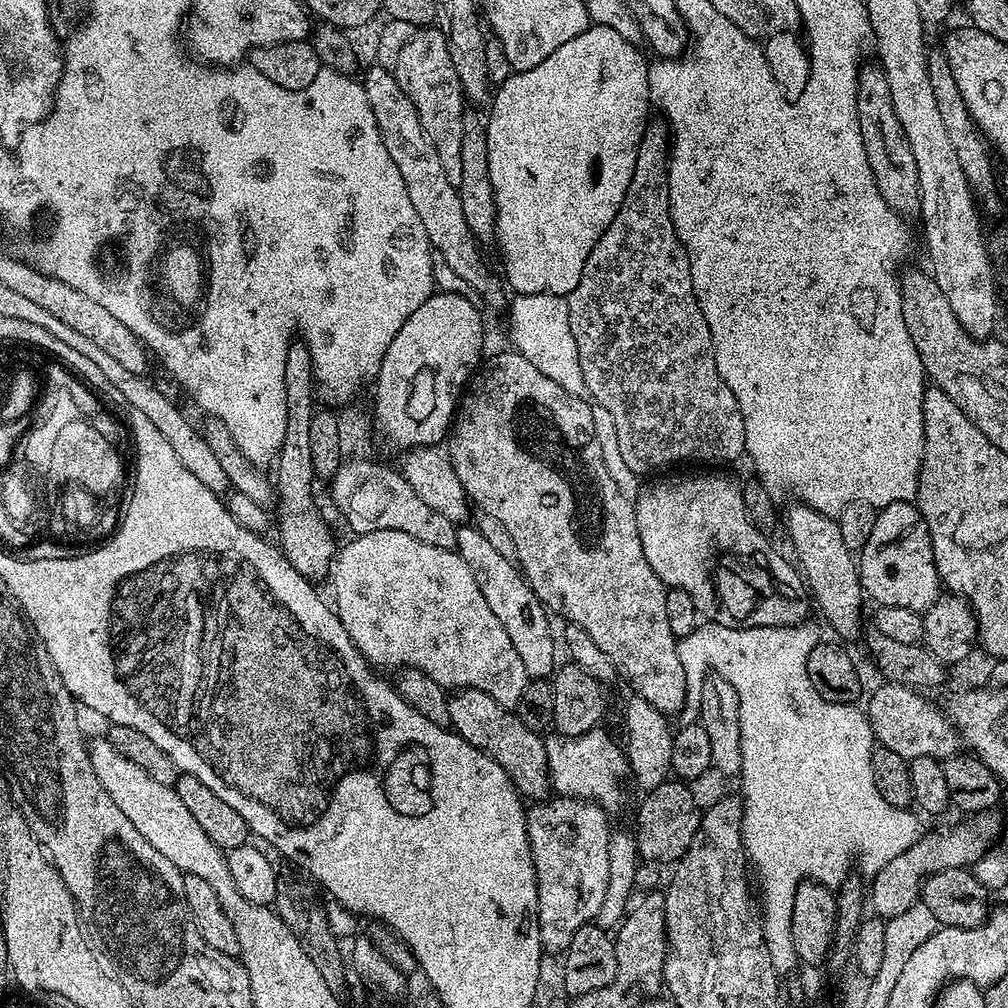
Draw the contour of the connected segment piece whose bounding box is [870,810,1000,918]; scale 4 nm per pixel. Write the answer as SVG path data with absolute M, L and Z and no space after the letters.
M991 811L975 813L965 824L956 824L953 828L944 828L941 832L926 832L921 835L910 850L902 850L898 858L893 858L887 866L870 880L870 908L875 915L891 918L910 910L921 899L924 880L935 872L949 870L951 867L963 868L975 865L997 843L996 835L1000 824L992 817Z

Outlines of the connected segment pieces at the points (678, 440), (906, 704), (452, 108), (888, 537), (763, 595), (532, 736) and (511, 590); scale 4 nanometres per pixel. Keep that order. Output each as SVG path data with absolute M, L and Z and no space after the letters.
M664 122L649 123L638 146L634 178L630 178L626 198L622 198L622 206L618 214L614 214L614 222L610 222L602 238L598 238L594 250L590 250L590 258L586 258L586 266L582 266L582 278L578 278L578 286L574 286L574 290L566 297L570 310L570 334L574 334L574 342L578 346L578 366L582 366L582 378L588 387L587 395L599 407L610 410L610 418L614 418L614 434L618 434L618 450L622 450L622 462L626 462L629 472L635 472L641 478L647 477L647 472L659 473L661 470L671 469L668 468L671 464L680 464L683 460L701 460L704 463L701 465L704 466L724 466L720 464L728 464L739 456L743 457L746 446L746 422L742 418L742 410L738 410L734 394L730 394L730 386L726 386L726 382L722 382L718 374L710 326L706 326L706 318L700 309L700 297L694 294L690 258L686 254L683 242L676 237L672 215L666 206L666 165L669 155L669 125Z
M880 682L868 700L866 715L871 735L875 743L882 748L894 750L903 760L914 758L934 758L945 761L957 755L962 741L955 723L947 715L944 716L915 687L906 684L889 684Z
M424 26L416 31L414 38L406 42L402 54L398 54L394 75L398 86L406 90L406 98L414 102L418 122L422 122L426 138L430 138L434 150L438 150L438 159L442 162L442 170L446 170L446 178L450 178L452 184L459 185L462 178L462 118L466 101L458 82L458 70L454 70L448 43L439 28Z
M892 502L877 511L874 530L858 554L858 567L860 587L877 600L877 605L902 606L923 613L942 595L928 527L915 503Z
M700 470L704 472L680 472L677 476L664 474L653 484L645 483L641 487L634 500L636 509L636 521L638 522L638 534L642 538L642 550L646 554L646 562L650 562L650 570L658 574L658 578L668 588L684 588L690 598L694 598L694 606L700 612L705 621L721 624L733 630L755 630L758 626L790 626L791 624L802 624L809 619L808 604L810 608L810 593L806 587L806 581L798 571L797 565L791 559L788 560L780 552L772 549L772 544L767 535L756 529L754 522L746 514L744 505L744 490L739 483L735 484L728 476L723 476L720 470Z
M466 688L453 691L448 696L448 713L452 731L457 732L462 738L466 738L466 742L470 742L470 746L494 757L498 766L502 766L502 770L506 770L506 774L511 778L513 786L521 797L532 802L540 802L549 795L550 773L544 736L530 730L530 726L526 726L526 722L517 718L513 709L502 707L498 702L494 702L494 698L490 698L490 694L486 694L482 690Z
M475 526L457 527L454 550L460 555L462 562L466 562L466 566L470 566L470 574L474 574L474 578L478 582L478 590L482 590L482 598L486 598L486 602L490 606L490 610L494 610L498 622L502 622L502 630L506 630L506 634L510 637L510 643L514 645L514 651L518 654L518 659L521 660L522 667L525 668L528 677L534 680L551 677L558 668L558 663L556 664L556 644L558 648L558 640L557 637L556 640L552 637L552 628L548 625L549 613L534 594L532 587L528 585L524 573L513 561L502 558L493 549L493 544L489 543L489 539L485 539L485 535L481 534Z

